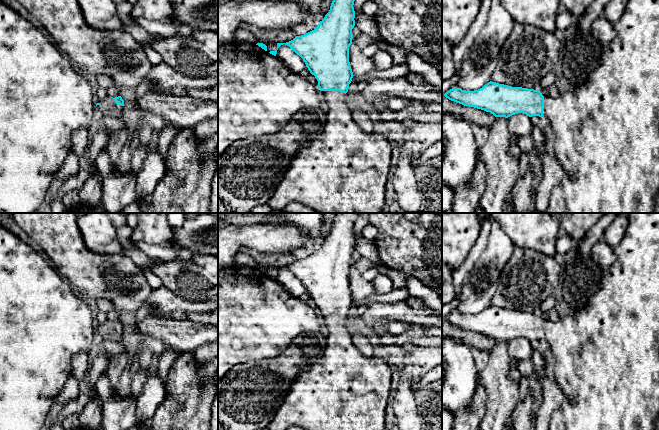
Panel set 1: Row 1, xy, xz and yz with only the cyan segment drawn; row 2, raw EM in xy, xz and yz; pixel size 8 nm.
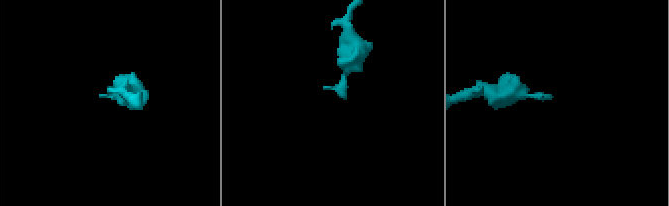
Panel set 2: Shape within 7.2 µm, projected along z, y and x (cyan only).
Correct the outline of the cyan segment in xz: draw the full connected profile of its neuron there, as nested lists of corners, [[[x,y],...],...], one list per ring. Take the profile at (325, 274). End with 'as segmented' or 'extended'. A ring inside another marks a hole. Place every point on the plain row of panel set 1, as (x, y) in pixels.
[[[336,213],[329,236],[314,254],[296,260],[289,266],[277,267],[277,274],[285,268],[303,283],[310,297],[317,303],[321,319],[329,334],[326,337],[327,346],[323,356],[308,370],[300,373],[291,385],[282,406],[268,426],[270,430],[287,430],[291,426],[307,430],[387,430],[386,408],[392,370],[384,359],[362,355],[353,344],[352,334],[346,326],[346,317],[354,300],[349,286],[349,271],[352,268],[352,253],[355,250],[353,229],[359,216],[360,213]]]; extended

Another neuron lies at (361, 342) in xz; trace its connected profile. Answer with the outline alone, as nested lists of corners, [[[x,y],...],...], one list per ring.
[[[352,334],[352,342],[359,352],[365,357],[373,357],[374,346],[370,343],[369,338],[360,334]]]

